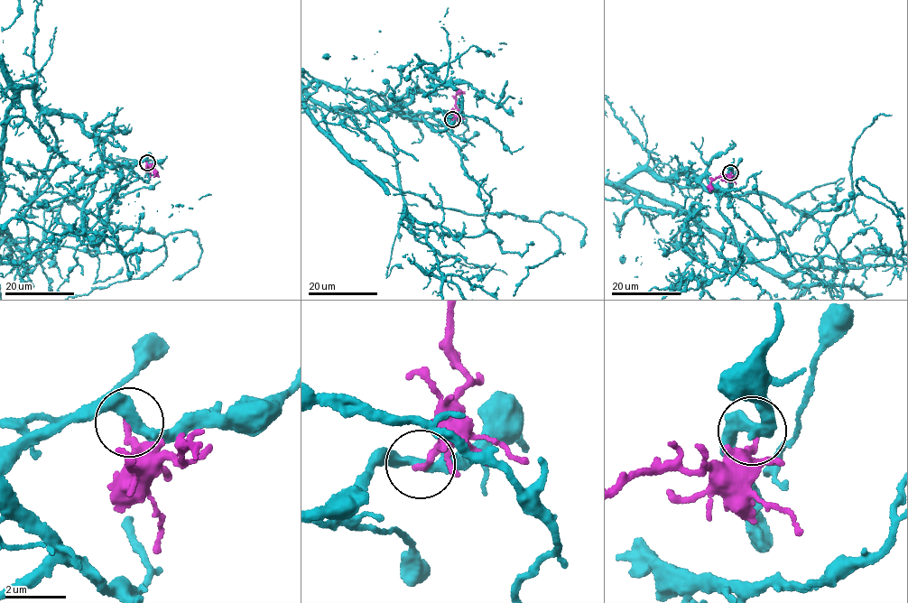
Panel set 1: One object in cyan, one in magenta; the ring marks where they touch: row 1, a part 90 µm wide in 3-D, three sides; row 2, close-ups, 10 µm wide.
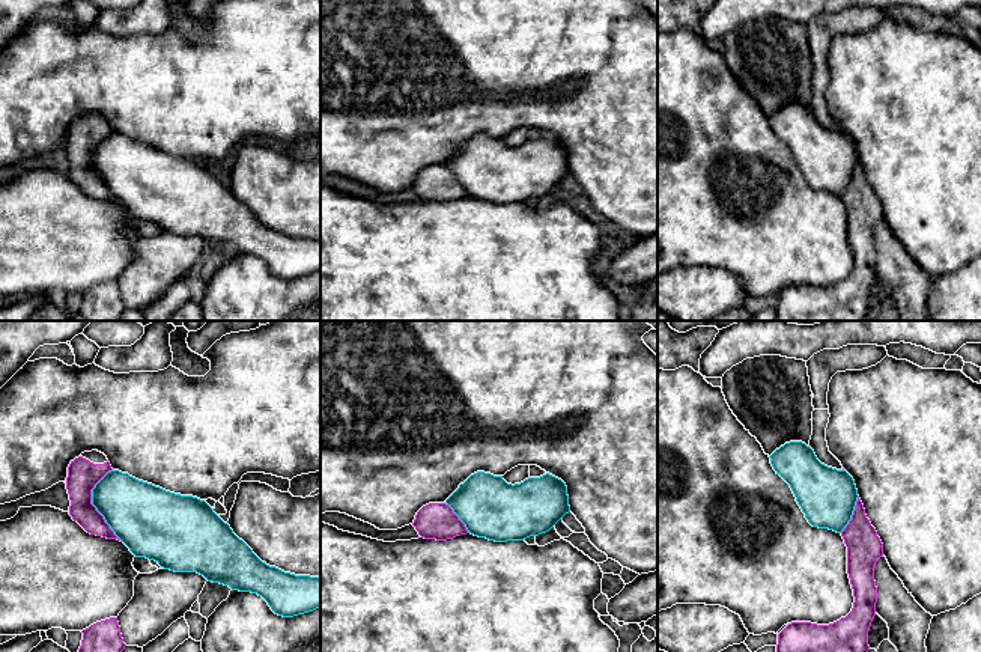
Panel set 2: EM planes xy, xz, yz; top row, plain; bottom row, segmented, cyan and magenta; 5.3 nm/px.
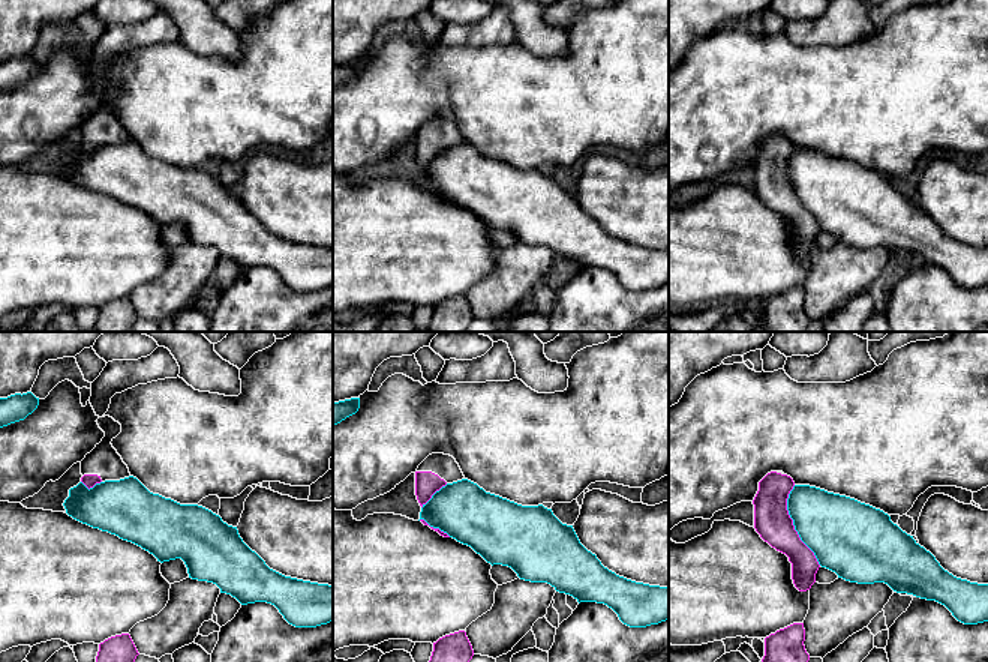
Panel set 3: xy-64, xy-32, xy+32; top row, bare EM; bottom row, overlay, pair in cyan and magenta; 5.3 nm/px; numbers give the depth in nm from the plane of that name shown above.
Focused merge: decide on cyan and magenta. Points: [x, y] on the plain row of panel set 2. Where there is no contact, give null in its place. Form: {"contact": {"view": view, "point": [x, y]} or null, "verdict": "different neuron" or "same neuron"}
{"contact": {"view": "xy", "point": [92, 166]}, "verdict": "different neuron"}

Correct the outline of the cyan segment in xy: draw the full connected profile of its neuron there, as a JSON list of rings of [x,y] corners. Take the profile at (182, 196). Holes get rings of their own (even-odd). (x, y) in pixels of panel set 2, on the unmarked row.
[[[111,133],[92,152],[92,167],[135,220],[155,223],[175,235],[197,235],[232,253],[257,256],[283,280],[320,270],[320,239],[295,238],[266,227],[205,163],[175,157]]]

